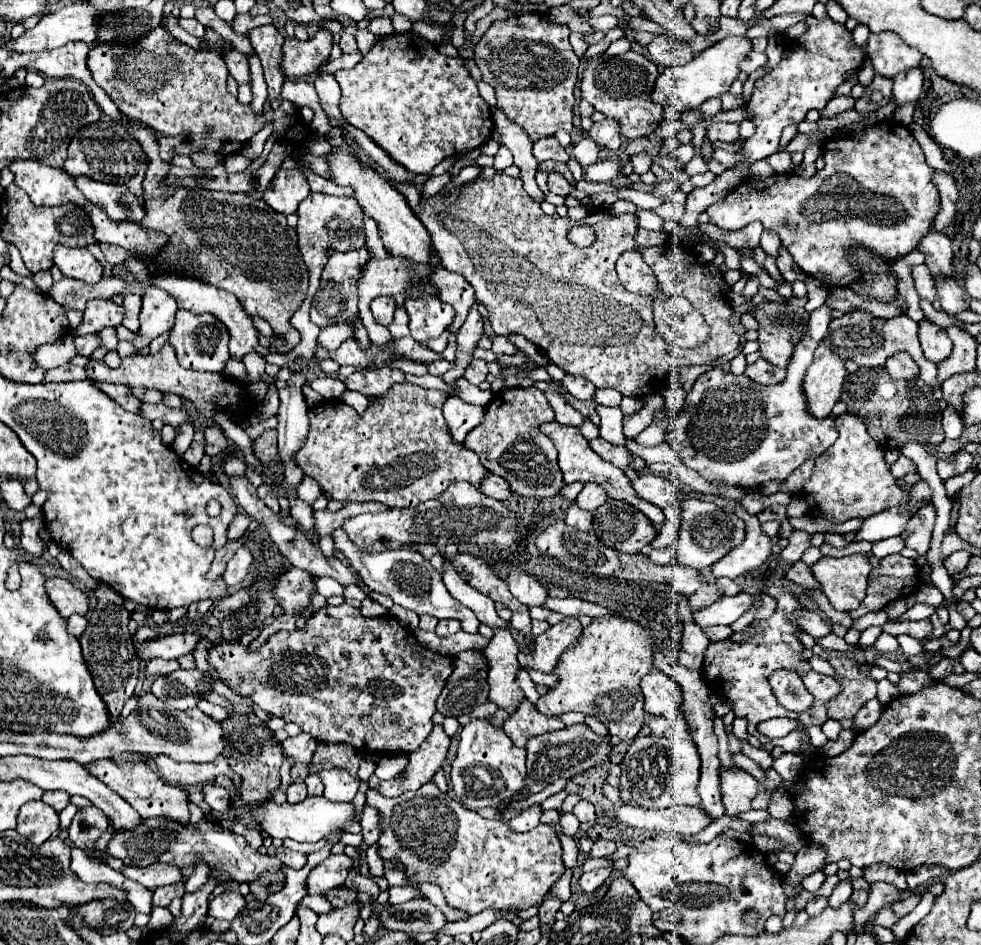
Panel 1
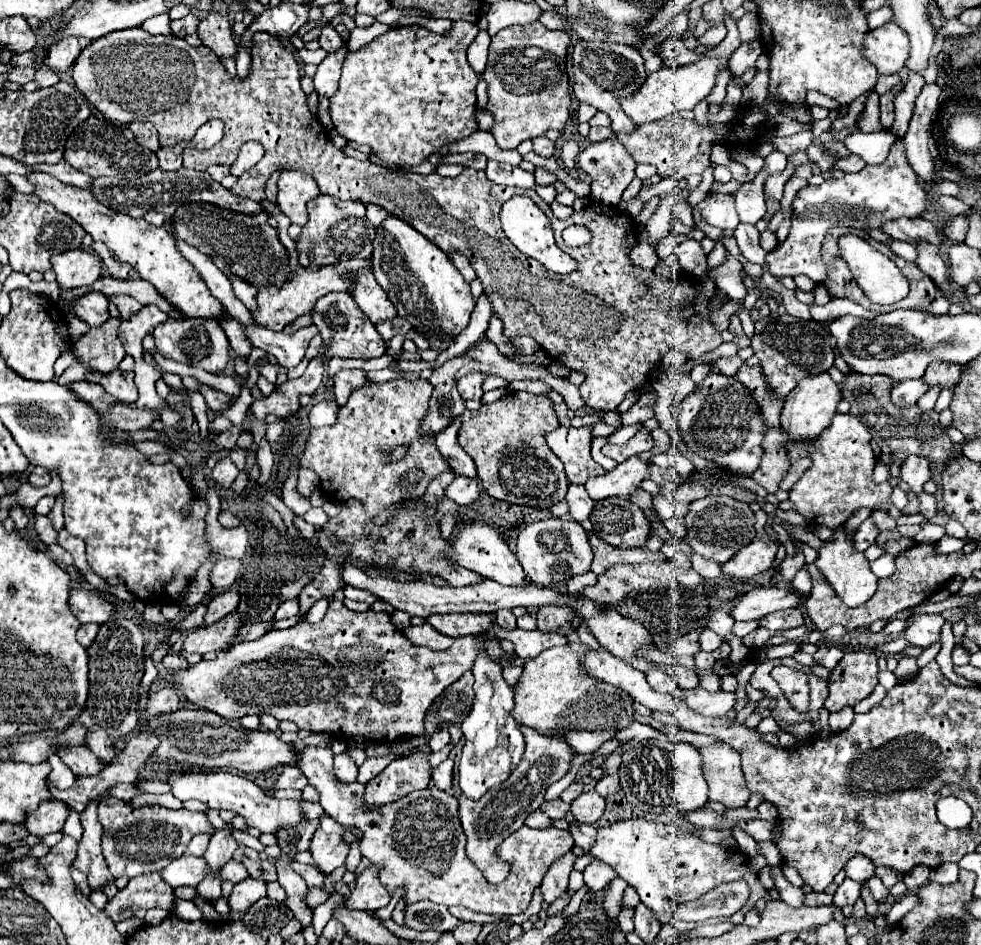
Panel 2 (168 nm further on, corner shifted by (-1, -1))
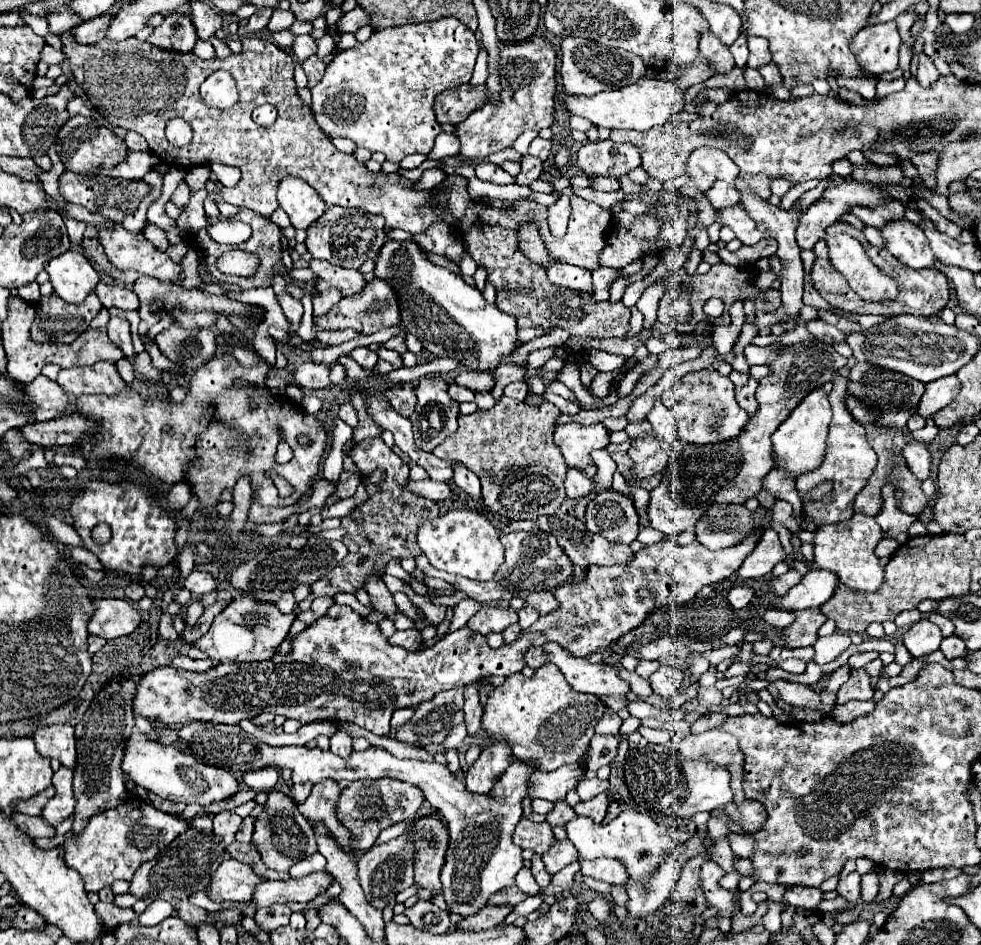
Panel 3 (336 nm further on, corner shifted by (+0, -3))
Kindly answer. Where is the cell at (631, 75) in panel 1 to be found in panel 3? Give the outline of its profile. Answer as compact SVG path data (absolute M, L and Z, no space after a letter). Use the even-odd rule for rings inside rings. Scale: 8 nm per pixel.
M564 37L560 41L560 51L562 51L562 65L560 65L560 77L562 85L568 95L596 95L600 91L612 91L626 87L630 83L636 83L638 79L646 77L648 67L644 61L628 53L624 49L614 49L600 45L594 39L582 39L582 37Z

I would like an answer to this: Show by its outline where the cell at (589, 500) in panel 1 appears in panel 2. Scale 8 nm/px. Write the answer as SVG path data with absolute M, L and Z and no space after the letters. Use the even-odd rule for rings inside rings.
M631 457L619 463L613 471L607 471L601 477L589 479L585 483L585 489L593 501L601 501L607 497L625 497L635 487L639 487L639 483L647 477L649 477L647 463L639 461L637 457Z

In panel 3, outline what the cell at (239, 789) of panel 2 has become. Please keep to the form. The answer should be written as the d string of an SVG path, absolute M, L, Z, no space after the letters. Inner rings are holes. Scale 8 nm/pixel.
M134 731L130 735L130 741L126 741L126 753L122 757L122 771L132 779L136 785L160 795L162 799L174 801L174 803L198 803L202 807L208 807L210 803L218 803L222 799L232 797L236 791L240 791L240 785L236 777L226 771L218 769L214 765L206 765L198 761L194 755L178 749L176 745L162 745L154 739L146 737L144 733Z

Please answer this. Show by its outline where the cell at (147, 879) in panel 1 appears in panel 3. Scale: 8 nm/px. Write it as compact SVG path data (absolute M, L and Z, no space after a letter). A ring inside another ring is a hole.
M226 859L218 871L214 873L208 895L212 901L250 901L256 885L260 885L264 877L256 875L248 863L240 863L236 859Z

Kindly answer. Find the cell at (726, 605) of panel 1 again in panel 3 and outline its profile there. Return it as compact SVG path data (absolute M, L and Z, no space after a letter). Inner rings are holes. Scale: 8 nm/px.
M812 569L802 577L798 585L794 585L788 591L788 595L784 595L784 599L774 599L772 605L782 607L786 611L820 607L834 595L838 585L840 581L836 573L828 573L824 569Z

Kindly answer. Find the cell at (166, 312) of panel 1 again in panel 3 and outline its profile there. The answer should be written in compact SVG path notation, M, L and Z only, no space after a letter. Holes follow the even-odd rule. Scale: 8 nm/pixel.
M110 317L108 325L106 325L106 331L108 331L108 337L110 341L114 341L128 357L134 355L134 349L132 349L132 337L130 337L130 325L128 321L120 319L120 317Z

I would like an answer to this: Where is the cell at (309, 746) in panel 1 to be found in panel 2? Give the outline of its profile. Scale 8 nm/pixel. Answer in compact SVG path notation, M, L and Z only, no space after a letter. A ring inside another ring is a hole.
M299 741L295 747L303 751L303 763L299 763L299 769L321 793L319 805L337 823L347 827L357 825L363 831L363 839L359 843L363 857L379 867L379 879L383 879L383 887L387 887L391 897L399 887L405 889L401 895L405 905L429 899L447 907L461 905L477 913L519 915L529 907L533 893L537 887L541 887L543 875L549 871L551 863L555 863L555 859L563 857L575 845L569 831L555 827L531 829L523 825L497 847L499 859L509 863L507 879L503 883L487 883L487 879L483 879L483 871L479 871L479 867L475 867L475 863L471 863L469 855L465 853L467 835L459 823L455 795L429 785L427 789L413 791L395 803L387 803L383 807L367 807L363 799L365 787L361 783L341 783L333 775L331 749L309 747Z

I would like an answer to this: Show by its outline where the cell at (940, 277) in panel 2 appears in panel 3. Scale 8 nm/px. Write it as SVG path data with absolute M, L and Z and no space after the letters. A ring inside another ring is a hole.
M906 217L898 221L890 221L890 225L882 229L882 239L884 239L886 251L892 253L900 263L912 269L932 267L936 259L922 229L910 223Z

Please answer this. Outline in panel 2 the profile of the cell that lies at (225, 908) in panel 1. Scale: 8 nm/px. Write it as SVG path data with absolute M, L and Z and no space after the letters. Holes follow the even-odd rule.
M243 879L243 883L237 883L233 887L233 893L227 899L227 905L231 911L241 913L247 911L255 901L265 897L265 881L257 881L257 879Z

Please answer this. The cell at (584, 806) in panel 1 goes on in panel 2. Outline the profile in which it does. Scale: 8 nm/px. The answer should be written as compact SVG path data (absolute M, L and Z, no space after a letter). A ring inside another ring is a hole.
M595 791L583 793L571 803L571 813L575 815L575 819L587 825L595 823L603 815L603 809L605 809L605 799Z

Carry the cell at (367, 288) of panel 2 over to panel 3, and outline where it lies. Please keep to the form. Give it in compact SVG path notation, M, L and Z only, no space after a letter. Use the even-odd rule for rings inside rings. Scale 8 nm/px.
M310 259L308 267L314 271L316 277L320 277L324 281L330 281L344 297L362 291L364 285L366 285L364 275L356 269L336 267L336 265L330 265L328 261L320 261L320 259Z

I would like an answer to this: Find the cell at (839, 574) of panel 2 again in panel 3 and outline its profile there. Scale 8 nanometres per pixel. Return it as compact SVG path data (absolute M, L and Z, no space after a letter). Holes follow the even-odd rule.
M856 513L850 521L834 523L834 525L820 525L814 531L814 565L820 569L828 569L840 577L840 583L844 583L850 589L856 591L876 591L882 585L884 579L884 569L874 555L876 545L882 541L882 529L878 523L868 517Z

